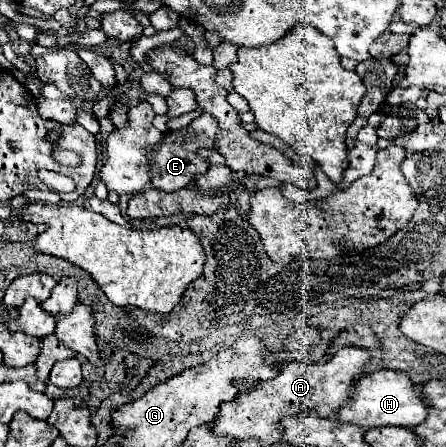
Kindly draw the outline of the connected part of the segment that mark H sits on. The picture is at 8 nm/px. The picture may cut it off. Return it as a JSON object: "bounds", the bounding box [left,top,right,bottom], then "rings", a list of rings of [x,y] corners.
{"bounds":[338,370,428,428],"rings":[[[378,370],[372,374],[362,376],[354,390],[350,400],[338,410],[338,420],[358,424],[362,428],[378,428],[378,426],[406,426],[414,428],[416,424],[422,424],[428,418],[428,404],[424,402],[422,392],[416,384],[412,384],[410,376],[406,372],[394,372],[394,370]]]}

